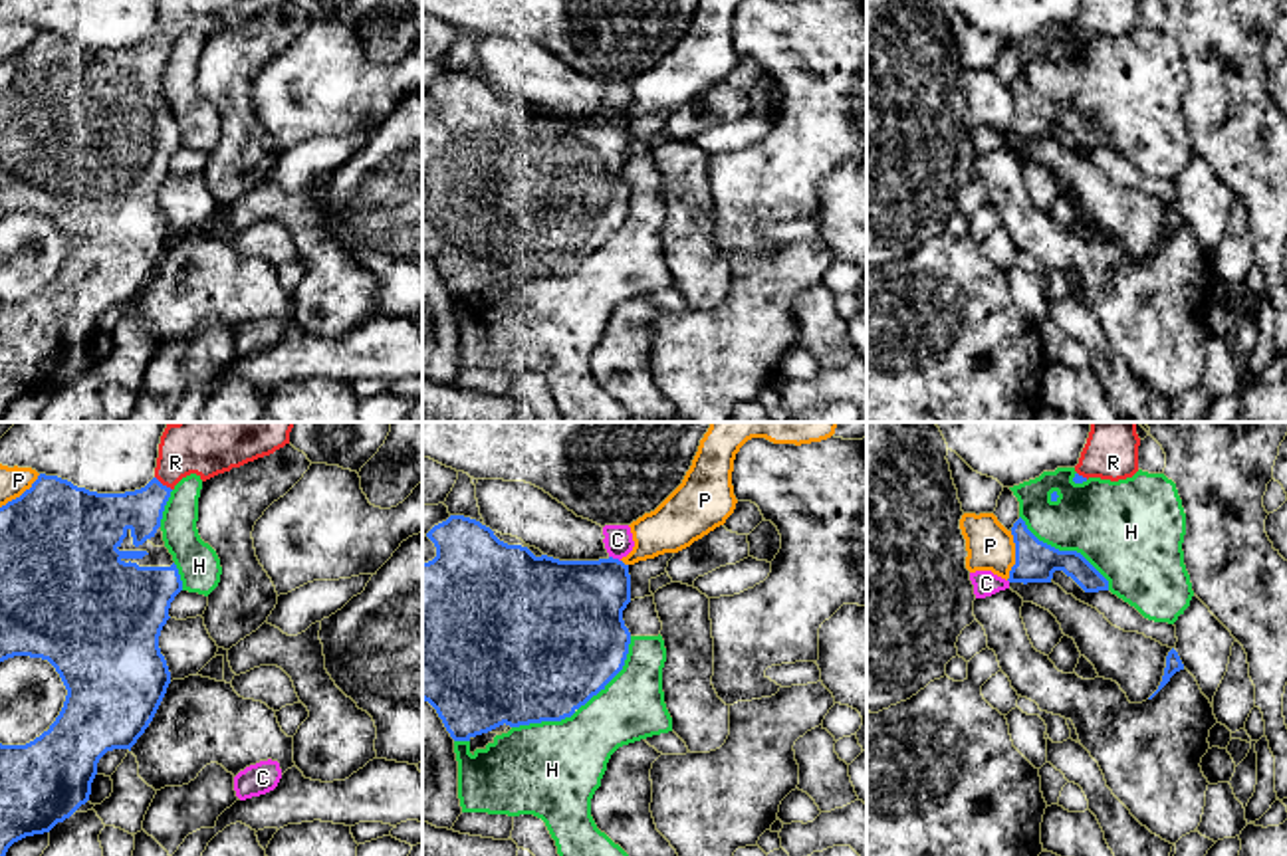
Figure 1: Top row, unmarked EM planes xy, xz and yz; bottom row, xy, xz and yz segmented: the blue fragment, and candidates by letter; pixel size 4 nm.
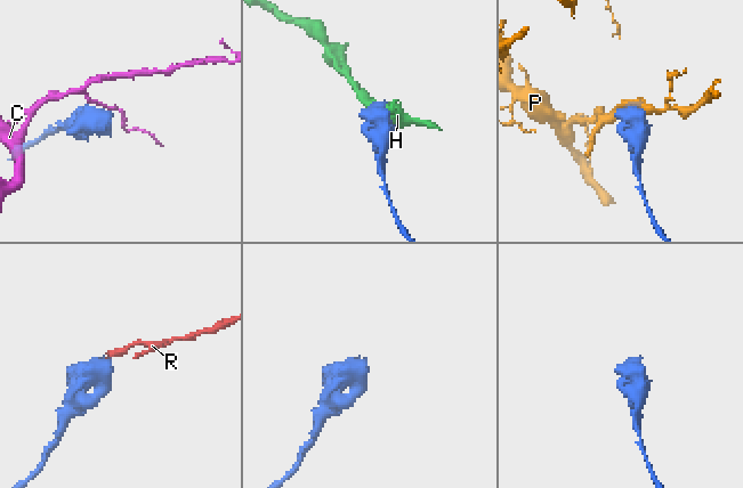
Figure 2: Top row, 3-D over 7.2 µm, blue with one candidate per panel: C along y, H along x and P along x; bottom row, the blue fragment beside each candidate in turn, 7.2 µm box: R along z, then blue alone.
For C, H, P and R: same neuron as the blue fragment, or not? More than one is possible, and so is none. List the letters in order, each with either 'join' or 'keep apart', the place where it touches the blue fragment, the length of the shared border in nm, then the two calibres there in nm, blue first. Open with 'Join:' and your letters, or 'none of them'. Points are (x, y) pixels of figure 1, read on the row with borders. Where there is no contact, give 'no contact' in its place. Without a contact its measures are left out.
Join: R
C: keep apart; meets blue in xz at (615, 559); contact 50 nm long; 380 nm thick on the blue side, 110 nm on the other
H: keep apart; meets blue in xz at (582, 704); contact 600 nm long; 500 nm thick on the blue side, 340 nm on the other
P: keep apart; meets blue in yz at (1016, 555); contact 200 nm long; 170 nm thick on the blue side, 190 nm on the other
R: join; meets blue in xy at (161, 484); contact 90 nm long; 180 nm thick on the blue side, 280 nm on the other

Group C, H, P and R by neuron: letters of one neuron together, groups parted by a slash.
C / H / P / R

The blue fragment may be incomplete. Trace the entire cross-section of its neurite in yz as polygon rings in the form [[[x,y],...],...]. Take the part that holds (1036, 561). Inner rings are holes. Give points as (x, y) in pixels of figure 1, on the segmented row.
[[[1019,517],[1011,527],[1015,565],[1009,583],[1051,583],[1055,571],[1063,571],[1085,592],[1109,590],[1109,581],[1077,551],[1059,551],[1039,541]]]

